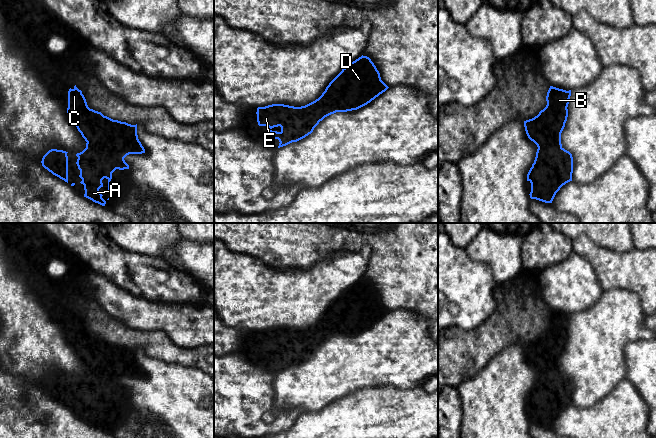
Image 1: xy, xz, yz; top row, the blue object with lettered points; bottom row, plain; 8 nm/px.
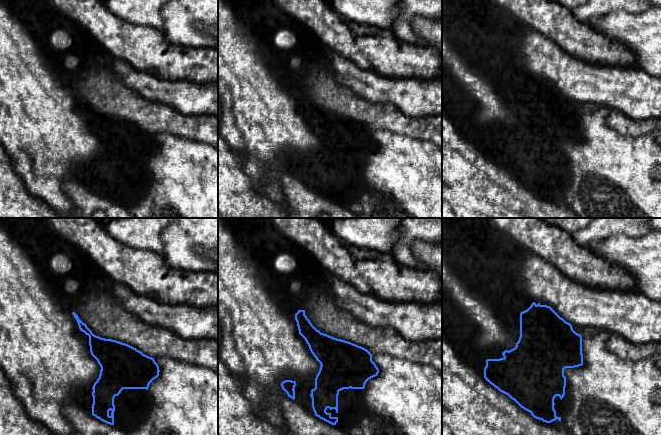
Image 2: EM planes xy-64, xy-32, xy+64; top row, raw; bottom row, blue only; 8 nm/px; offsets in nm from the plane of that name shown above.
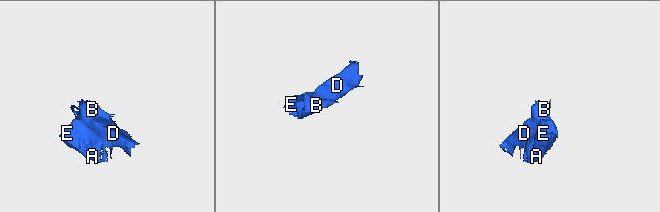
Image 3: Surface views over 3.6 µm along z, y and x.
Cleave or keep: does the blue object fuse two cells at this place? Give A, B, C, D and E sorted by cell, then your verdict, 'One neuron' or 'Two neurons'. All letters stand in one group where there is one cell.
Groups: A E / B C D. Two neurons

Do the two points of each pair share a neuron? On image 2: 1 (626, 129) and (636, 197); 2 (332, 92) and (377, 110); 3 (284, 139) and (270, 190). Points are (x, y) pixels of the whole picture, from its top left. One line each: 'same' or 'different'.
1: different
2: same
3: same

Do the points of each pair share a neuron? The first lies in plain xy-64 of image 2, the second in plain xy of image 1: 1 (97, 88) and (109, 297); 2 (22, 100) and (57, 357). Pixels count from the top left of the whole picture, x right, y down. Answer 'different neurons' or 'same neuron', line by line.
1: different neurons
2: same neuron

